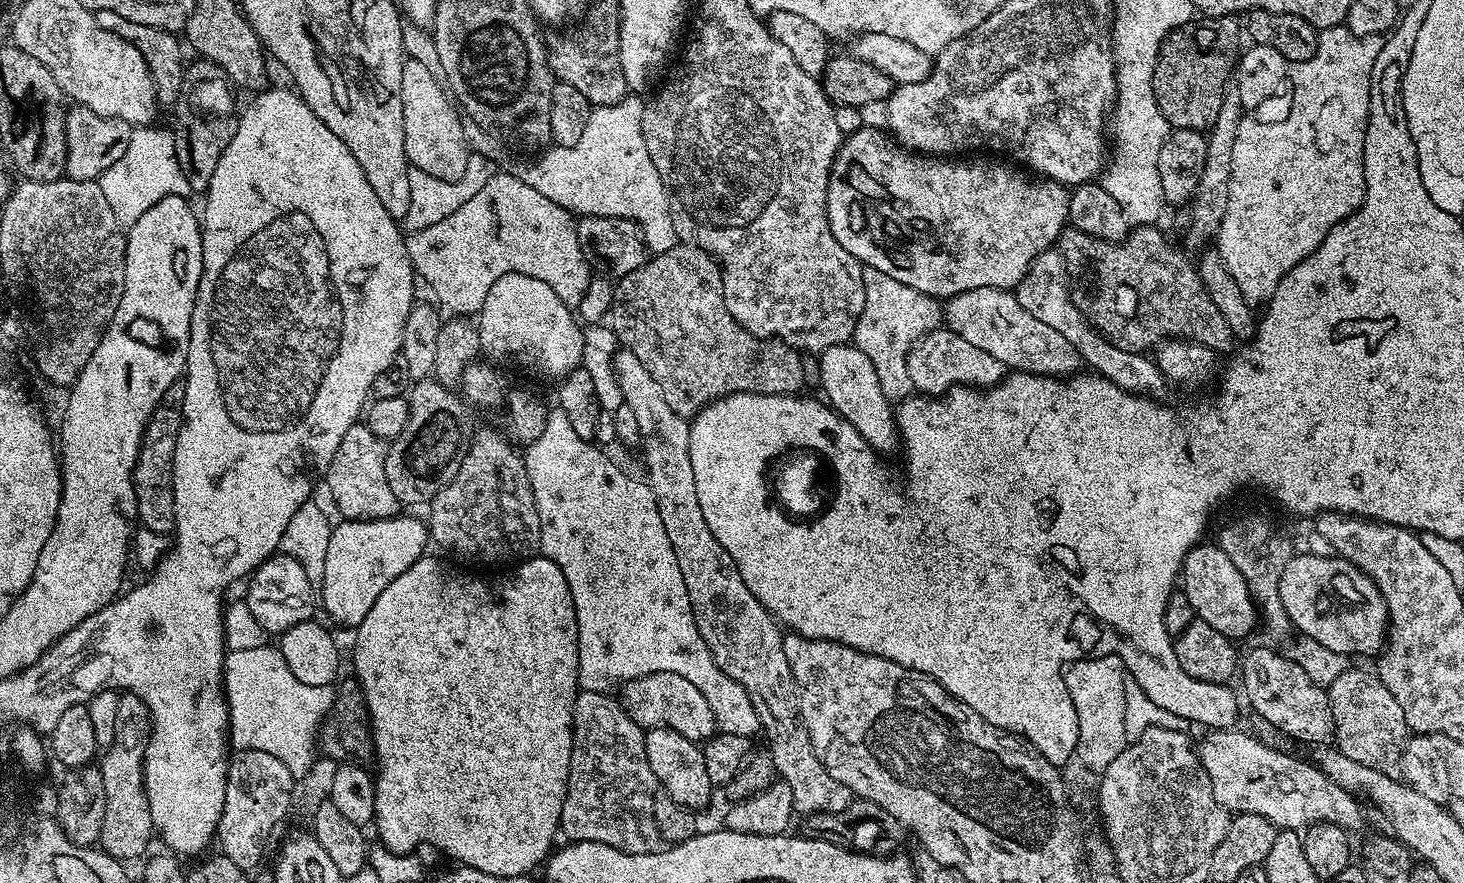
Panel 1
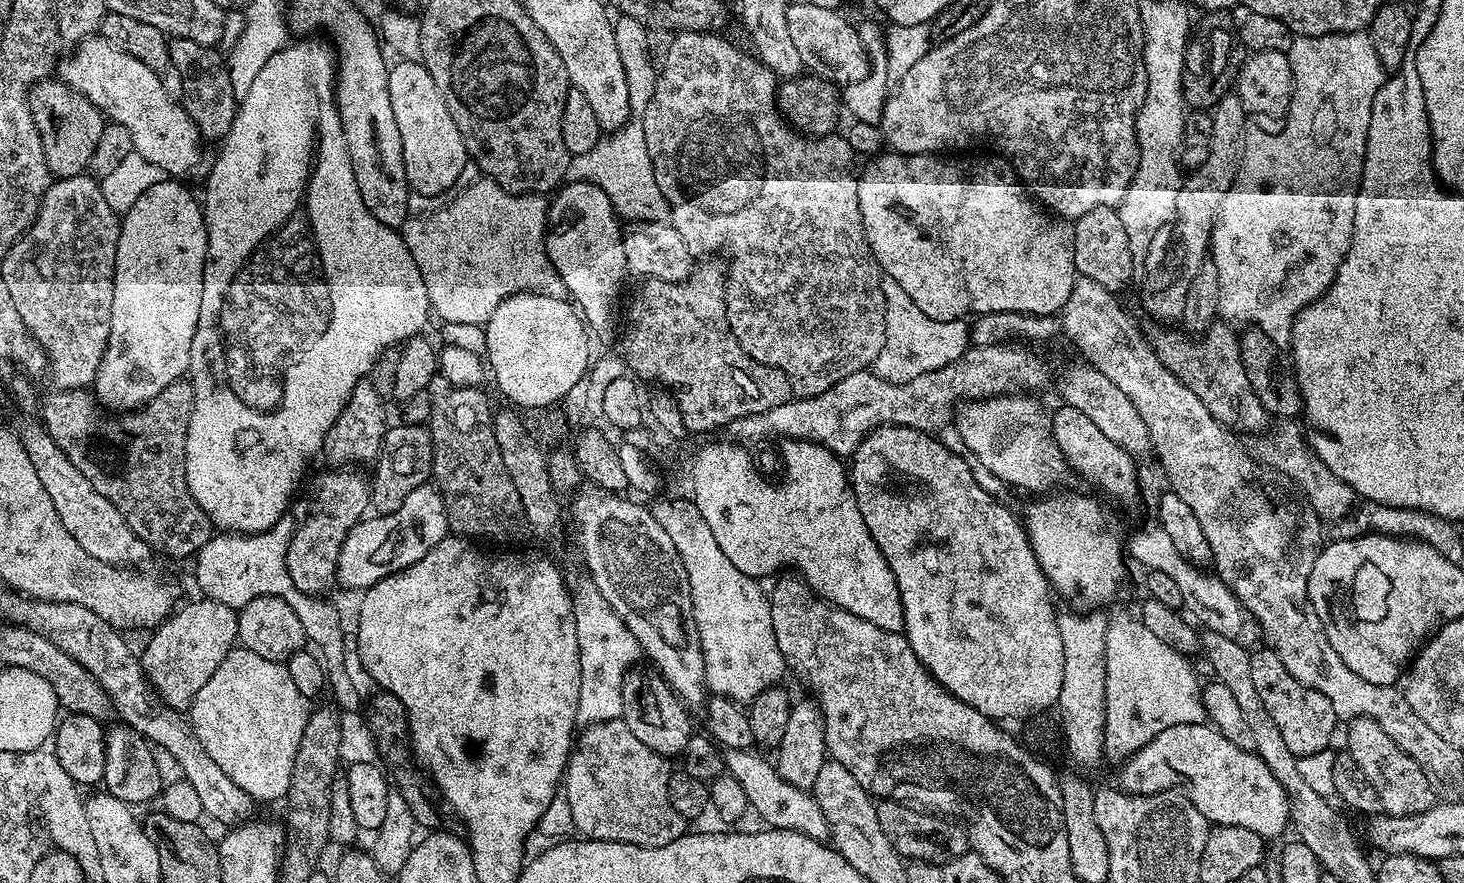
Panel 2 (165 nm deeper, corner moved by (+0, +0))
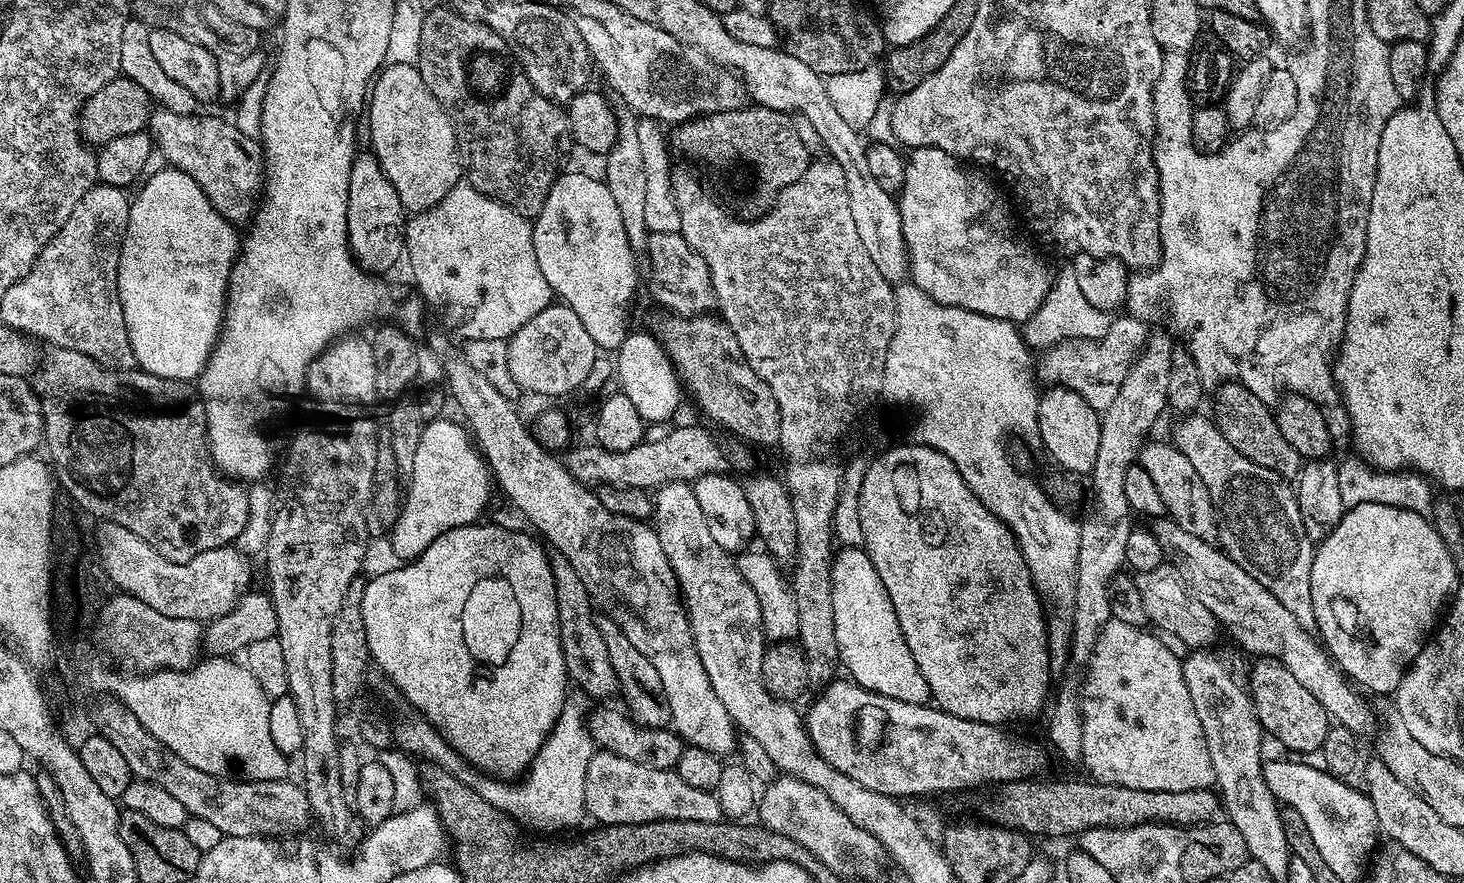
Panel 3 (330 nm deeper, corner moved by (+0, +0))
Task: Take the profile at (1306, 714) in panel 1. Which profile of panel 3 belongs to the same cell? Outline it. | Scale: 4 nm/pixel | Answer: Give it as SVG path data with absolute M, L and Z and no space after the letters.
M1269 656L1259 657L1250 672L1250 691L1252 704L1256 708L1256 716L1260 719L1260 727L1268 732L1284 748L1292 752L1316 752L1324 747L1324 739L1330 727L1330 717L1326 709L1320 705L1318 698L1310 694L1294 679L1294 674Z

